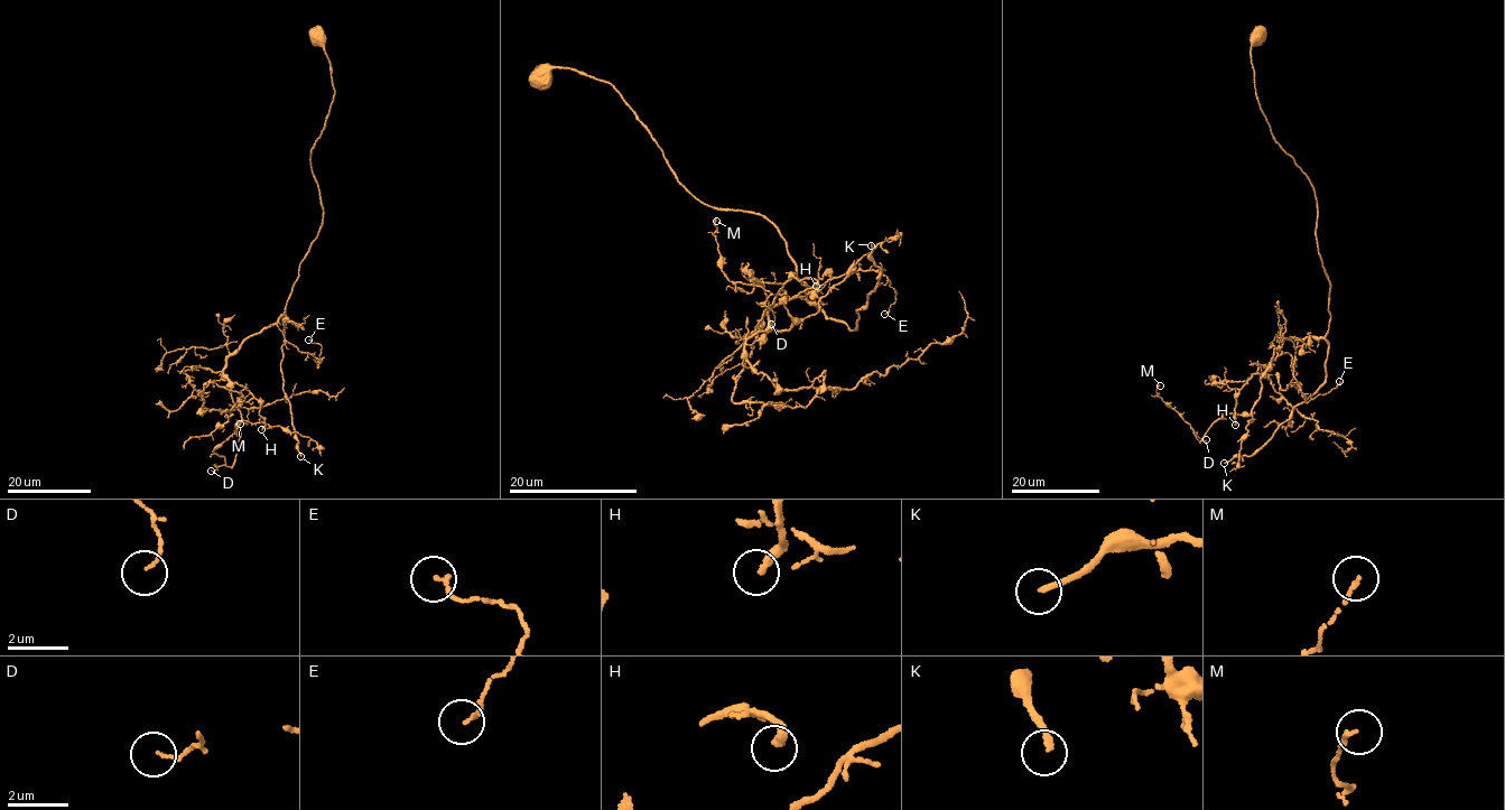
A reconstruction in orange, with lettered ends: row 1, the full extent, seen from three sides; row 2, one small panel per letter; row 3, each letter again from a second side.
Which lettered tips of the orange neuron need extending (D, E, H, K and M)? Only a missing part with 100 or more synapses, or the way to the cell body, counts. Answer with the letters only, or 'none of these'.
K

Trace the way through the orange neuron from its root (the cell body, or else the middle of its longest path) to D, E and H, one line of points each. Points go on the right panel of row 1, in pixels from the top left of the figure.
D: (1256, 35), (1257, 103), (1315, 191), (1330, 322), (1324, 336), (1284, 337), (1251, 413), (1195, 435), (1206, 439)
E: (1256, 35), (1257, 103), (1312, 187), (1330, 286), (1328, 332), (1299, 341), (1292, 375), (1307, 402), (1339, 381)
H: (1256, 35), (1257, 103), (1315, 191), (1330, 322), (1324, 336), (1284, 337), (1238, 391), (1235, 425)

